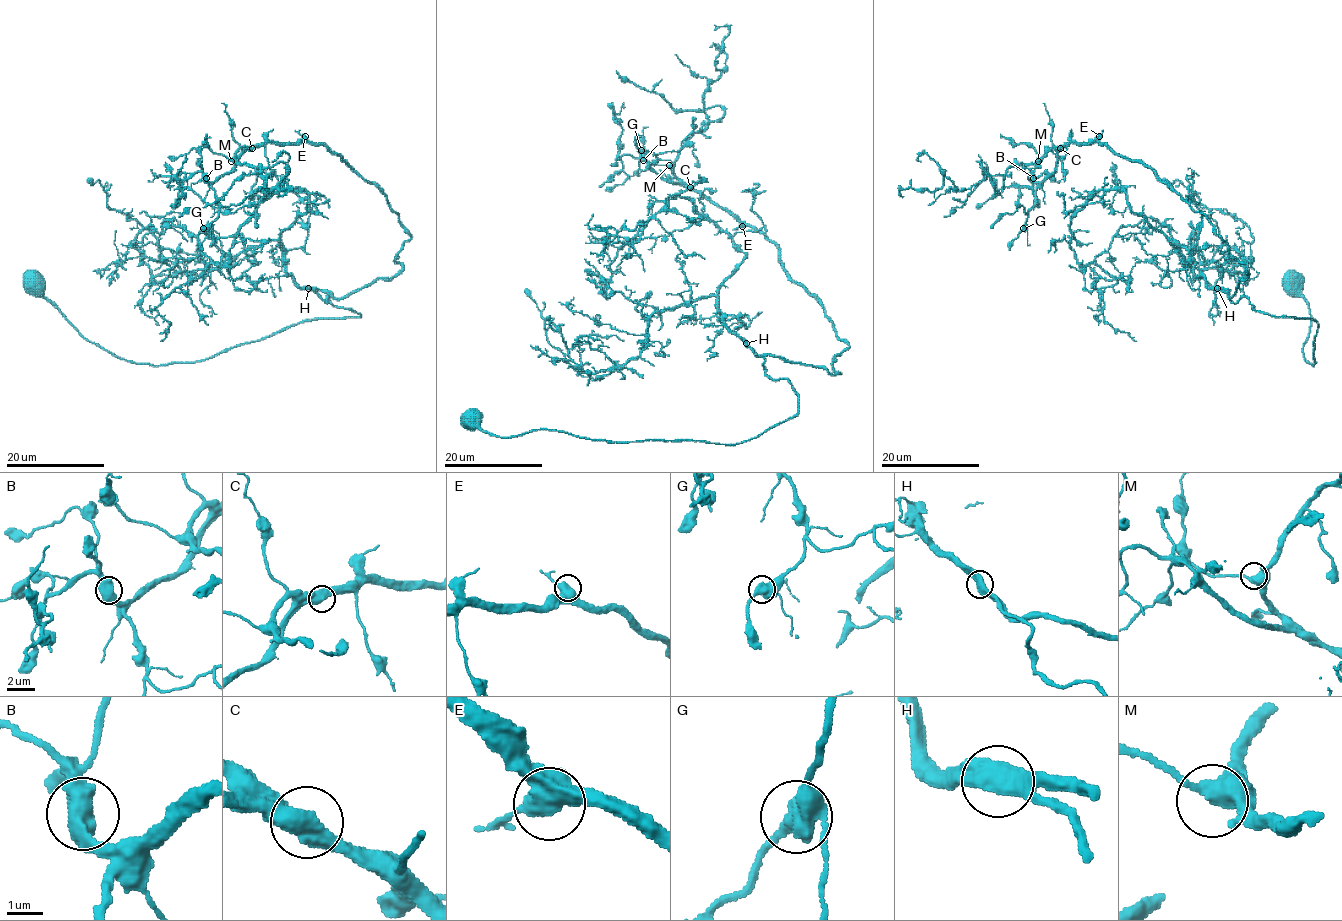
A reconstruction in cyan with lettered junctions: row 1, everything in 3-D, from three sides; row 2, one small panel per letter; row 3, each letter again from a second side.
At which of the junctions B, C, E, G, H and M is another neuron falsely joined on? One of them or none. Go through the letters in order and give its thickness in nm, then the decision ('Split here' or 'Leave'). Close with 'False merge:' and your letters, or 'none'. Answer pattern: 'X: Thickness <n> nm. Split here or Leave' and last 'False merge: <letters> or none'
B: Thickness 600 nm. Leave
C: Thickness 550 nm. Leave
E: Thickness 550 nm. Leave
G: Thickness 550 nm. Leave
H: Thickness 550 nm. Leave
M: Thickness 480 nm. Leave
False merge: none

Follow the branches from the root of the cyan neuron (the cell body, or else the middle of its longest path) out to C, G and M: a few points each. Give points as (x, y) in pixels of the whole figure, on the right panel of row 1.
C: (1289, 282), (1313, 365), (1317, 324), (1233, 303), (1246, 265), (1169, 184), (1099, 142), (1060, 148)
G: (1289, 282), (1313, 365), (1317, 324), (1233, 303), (1246, 265), (1211, 222), (1099, 142), (1059, 151), (1023, 228)
M: (1289, 282), (1313, 365), (1317, 324), (1233, 303), (1246, 265), (1150, 168), (1099, 142), (1038, 161)

